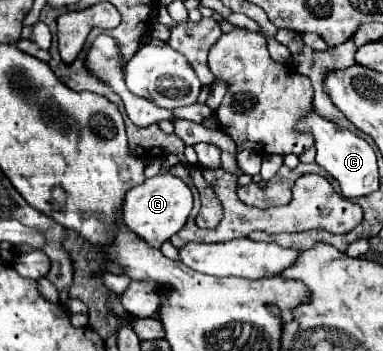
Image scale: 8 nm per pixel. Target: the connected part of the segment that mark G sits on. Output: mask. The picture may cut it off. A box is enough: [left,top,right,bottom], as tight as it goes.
[122,174,192,248]

